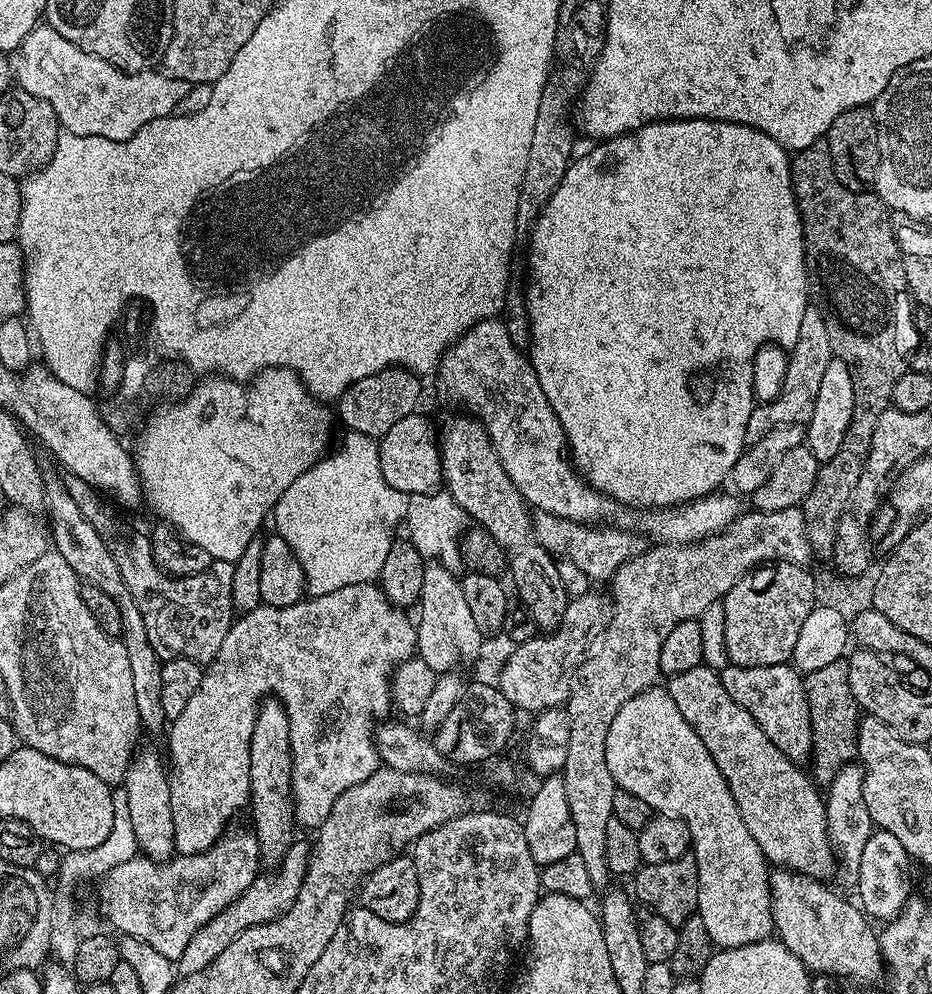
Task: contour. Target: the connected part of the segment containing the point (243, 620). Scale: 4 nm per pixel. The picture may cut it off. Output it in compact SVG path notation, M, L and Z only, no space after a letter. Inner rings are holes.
M369 582L367 584L347 584L330 594L321 596L308 596L298 601L294 606L270 606L261 604L260 607L243 613L239 618L233 619L230 630L226 634L226 639L222 641L222 650L212 659L212 663L204 668L204 677L198 686L198 690L190 697L190 703L186 705L186 710L178 714L176 720L171 721L167 729L168 736L168 756L170 761L170 814L174 818L174 842L176 852L181 856L198 854L207 848L216 845L217 840L225 835L229 827L228 819L235 812L240 812L249 807L252 791L250 790L250 738L254 730L256 721L256 711L260 709L265 698L275 697L284 704L284 709L290 722L290 742L292 743L292 802L294 805L294 820L297 825L304 828L318 830L322 822L330 814L334 802L346 790L352 786L358 786L358 782L366 782L370 774L377 772L382 767L380 756L376 753L376 742L374 739L374 727L376 716L387 717L388 707L393 707L392 679L397 668L405 660L413 659L416 652L416 624L408 617L409 613L403 608L397 608L386 598L386 594L381 590L379 583Z

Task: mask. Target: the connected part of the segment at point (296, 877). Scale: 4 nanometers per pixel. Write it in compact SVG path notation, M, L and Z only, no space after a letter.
M300 842L292 843L286 858L276 869L265 871L257 876L256 881L237 900L230 902L230 906L226 906L226 910L222 910L222 914L210 918L210 922L206 922L206 926L202 926L198 930L198 934L194 934L194 938L190 938L190 946L186 946L186 950L182 950L180 959L175 961L174 967L177 973L181 977L198 974L198 970L210 966L210 962L214 962L214 958L218 958L218 954L222 954L222 950L226 950L226 946L230 946L230 942L234 942L234 938L238 938L238 934L242 934L250 926L265 923L264 912L272 912L268 914L285 912L296 901L296 893L304 884L304 875L308 869L309 859L309 845L306 846Z

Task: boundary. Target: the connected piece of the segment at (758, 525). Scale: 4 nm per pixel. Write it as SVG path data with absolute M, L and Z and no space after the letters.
M799 507L773 512L744 510L733 524L726 526L726 530L705 535L693 544L650 546L644 553L618 566L610 579L612 600L610 596L610 615L607 617L602 639L595 651L580 665L566 705L570 722L570 746L566 746L566 762L562 775L566 786L566 802L570 806L570 818L574 818L576 852L582 862L586 862L586 871L590 873L593 889L604 890L610 884L610 871L604 857L606 826L614 819L614 794L618 791L610 774L610 766L606 766L606 730L610 730L614 714L618 714L618 710L622 710L626 702L657 683L656 676L661 675L660 655L662 642L666 642L666 634L670 634L670 630L674 630L678 622L697 619L706 610L706 606L721 603L725 594L734 586L734 582L738 582L753 568L778 560L807 565L812 559L812 547L806 538L804 509Z

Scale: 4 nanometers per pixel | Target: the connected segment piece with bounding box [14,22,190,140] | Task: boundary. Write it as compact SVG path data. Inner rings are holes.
M47 23L37 24L34 30L20 43L14 53L14 80L24 91L34 94L34 98L42 98L54 110L60 119L60 127L70 134L79 136L97 136L111 140L129 140L142 126L154 122L163 116L175 113L178 102L186 98L189 84L178 78L165 76L163 71L149 70L147 72L124 72L115 68L110 62L98 58L94 54L86 54L74 42L66 42L58 30L49 28Z

